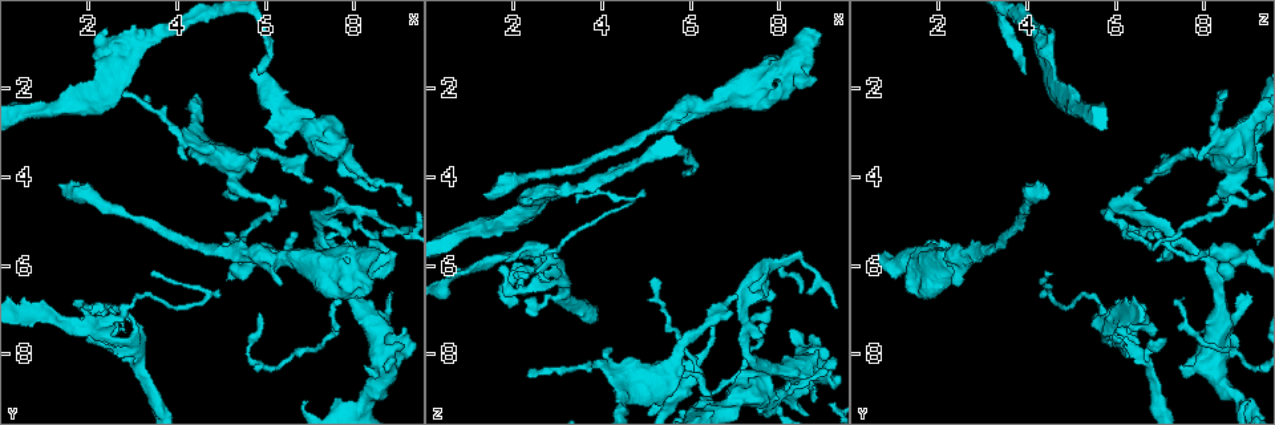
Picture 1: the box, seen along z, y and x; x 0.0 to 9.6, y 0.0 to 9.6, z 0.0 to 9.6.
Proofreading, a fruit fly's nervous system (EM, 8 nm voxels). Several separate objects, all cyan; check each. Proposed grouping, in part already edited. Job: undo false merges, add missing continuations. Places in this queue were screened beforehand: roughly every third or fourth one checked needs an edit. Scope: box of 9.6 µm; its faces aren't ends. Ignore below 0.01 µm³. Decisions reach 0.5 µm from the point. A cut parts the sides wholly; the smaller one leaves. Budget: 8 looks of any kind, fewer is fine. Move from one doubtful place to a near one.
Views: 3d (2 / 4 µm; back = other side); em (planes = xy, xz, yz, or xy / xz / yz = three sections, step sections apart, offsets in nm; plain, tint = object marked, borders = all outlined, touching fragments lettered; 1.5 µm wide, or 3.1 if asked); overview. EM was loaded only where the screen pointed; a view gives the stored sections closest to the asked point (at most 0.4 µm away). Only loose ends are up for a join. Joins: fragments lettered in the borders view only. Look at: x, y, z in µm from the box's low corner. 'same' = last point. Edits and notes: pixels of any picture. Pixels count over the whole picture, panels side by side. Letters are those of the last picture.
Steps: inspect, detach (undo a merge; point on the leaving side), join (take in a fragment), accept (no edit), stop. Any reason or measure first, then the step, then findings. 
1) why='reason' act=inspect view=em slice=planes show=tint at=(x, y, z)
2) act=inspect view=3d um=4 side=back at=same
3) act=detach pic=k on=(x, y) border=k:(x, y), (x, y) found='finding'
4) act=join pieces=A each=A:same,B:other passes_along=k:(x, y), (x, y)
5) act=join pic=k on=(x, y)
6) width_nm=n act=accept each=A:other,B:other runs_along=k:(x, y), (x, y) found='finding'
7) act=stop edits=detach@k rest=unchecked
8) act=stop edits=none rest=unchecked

why='free end' act=inspect view=3d um=4 at=(5.90, 1.65, 4.00)

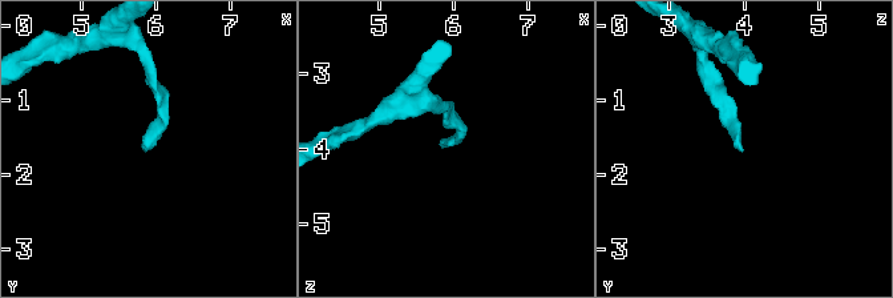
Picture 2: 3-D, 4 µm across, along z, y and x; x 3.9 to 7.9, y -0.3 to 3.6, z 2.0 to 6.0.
why='now the EM' act=inspect view=em slice=planes show=borders at=(5.90, 1.65, 3.95)

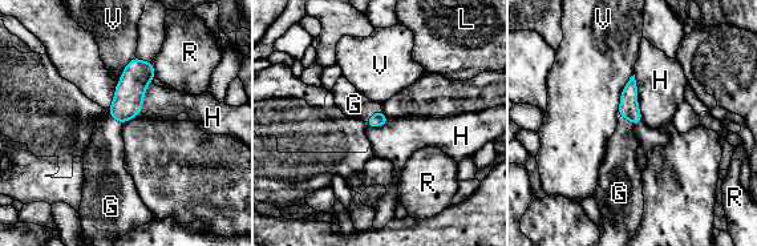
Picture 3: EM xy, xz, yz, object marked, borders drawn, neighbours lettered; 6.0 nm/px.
width_nm=90 act=join pieces=G each=G:same,H:other,L:other,R:other,V:other passes_along=3:(129, 92), (112, 117), (105, 154) found='the cell continues'

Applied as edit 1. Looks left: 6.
why='redraw' act=inspect view=overview

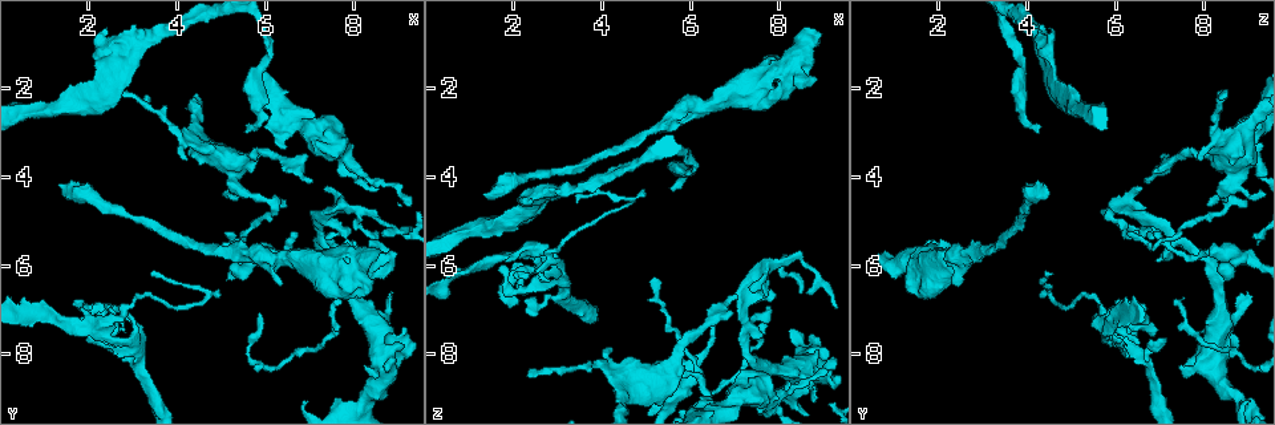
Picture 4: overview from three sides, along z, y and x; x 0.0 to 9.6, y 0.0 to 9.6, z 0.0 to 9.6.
why='calibre changes' act=inspect view=em slice=planes show=borders at=(2.60, 1.30, 4.45)

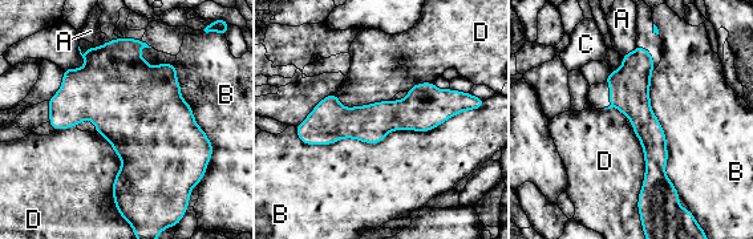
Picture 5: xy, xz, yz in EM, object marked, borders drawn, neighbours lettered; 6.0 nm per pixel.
width_nm=240 act=accept each=A:other,B:other,C:other,D:other border=5:(96, 132), (121, 159), (120, 211) found='continuous, no second cell'

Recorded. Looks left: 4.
why='thin end' act=inspect view=3d um=4 at=(3.45, 6.15, 4.55)

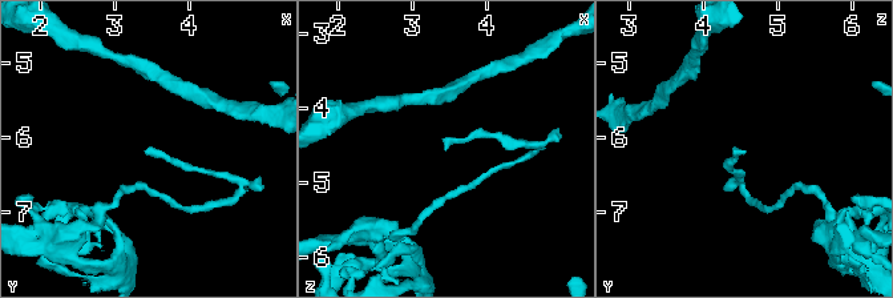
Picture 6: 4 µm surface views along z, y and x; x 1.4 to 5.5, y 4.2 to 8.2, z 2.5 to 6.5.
why='now the EM' act=inspect view=em slice=planes show=borders at=(3.45, 6.15, 4.55)

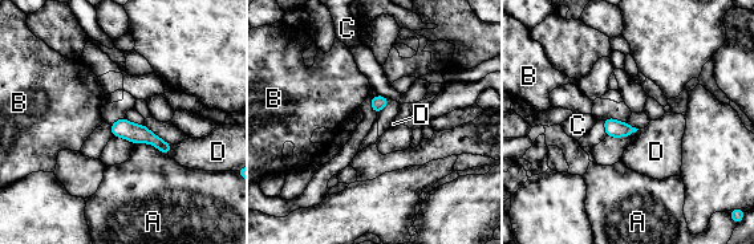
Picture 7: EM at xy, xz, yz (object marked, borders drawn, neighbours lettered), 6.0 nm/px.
width_nm=90 longest_contact=A:220nm act=accept each=A:other,B:other,C:other,D:other found='none of them fits'

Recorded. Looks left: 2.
act=stop edits=join@3 rest=unchecked

